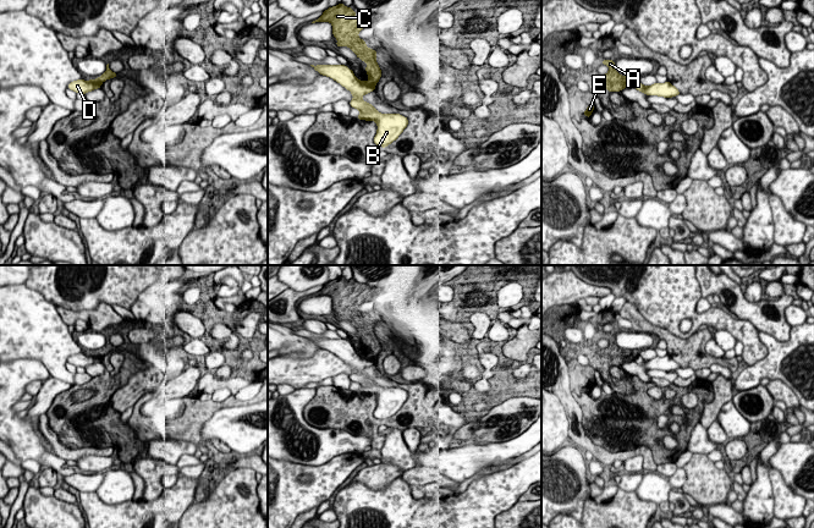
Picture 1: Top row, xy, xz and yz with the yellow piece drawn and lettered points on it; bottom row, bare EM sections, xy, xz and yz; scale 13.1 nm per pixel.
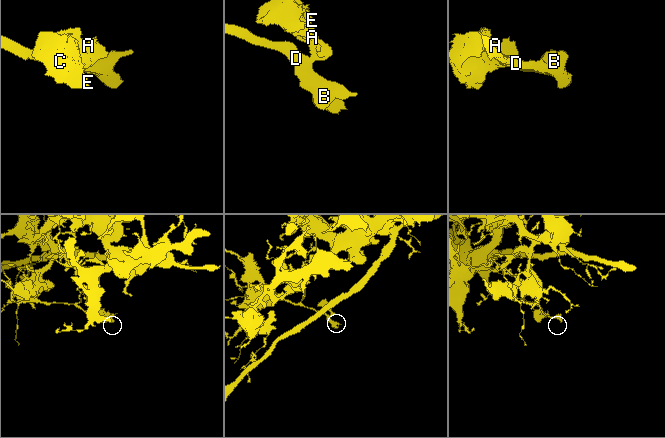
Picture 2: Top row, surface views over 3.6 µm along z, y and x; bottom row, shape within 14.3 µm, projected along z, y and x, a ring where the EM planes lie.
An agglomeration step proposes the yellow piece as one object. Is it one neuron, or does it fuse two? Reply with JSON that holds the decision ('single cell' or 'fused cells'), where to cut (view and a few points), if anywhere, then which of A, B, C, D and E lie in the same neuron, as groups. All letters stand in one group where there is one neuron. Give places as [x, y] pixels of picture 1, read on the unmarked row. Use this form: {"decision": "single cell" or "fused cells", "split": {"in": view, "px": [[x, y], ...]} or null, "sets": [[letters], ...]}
{"decision": "fused cells", "split": {"in": "xy", "px": [[94, 353], [100, 358]]}, "sets": [["A", "C", "E"], ["B", "D"]]}

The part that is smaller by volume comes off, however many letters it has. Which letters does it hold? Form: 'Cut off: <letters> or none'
Cut off: A, C, E

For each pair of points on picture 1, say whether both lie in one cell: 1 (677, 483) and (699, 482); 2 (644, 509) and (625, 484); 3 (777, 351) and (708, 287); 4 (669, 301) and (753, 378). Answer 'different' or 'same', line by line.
1: different
2: different
3: different
4: different

